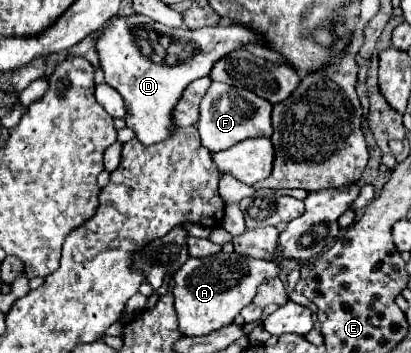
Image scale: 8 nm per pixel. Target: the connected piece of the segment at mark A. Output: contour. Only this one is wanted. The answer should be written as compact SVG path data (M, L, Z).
M214 254L208 258L190 258L174 272L174 306L178 314L178 330L184 336L204 336L214 330L220 330L234 322L244 306L256 296L256 288L264 278L278 276L280 268L276 262L254 260L246 256L232 254Z

